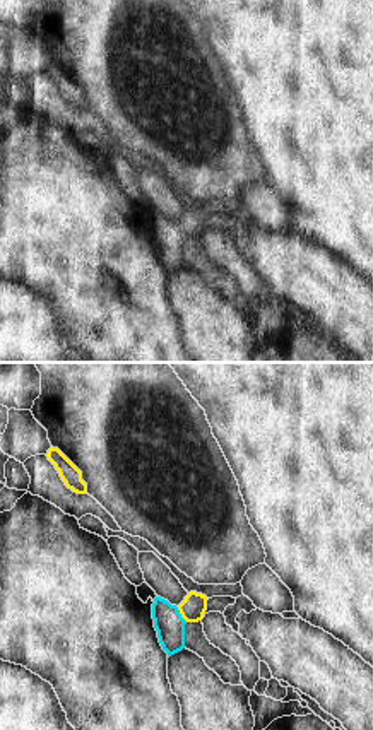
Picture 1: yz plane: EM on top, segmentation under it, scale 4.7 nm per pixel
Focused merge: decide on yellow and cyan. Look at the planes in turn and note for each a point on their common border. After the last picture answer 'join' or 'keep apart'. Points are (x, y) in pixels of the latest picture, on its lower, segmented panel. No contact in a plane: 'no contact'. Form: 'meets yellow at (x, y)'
meets yellow at (180, 612)

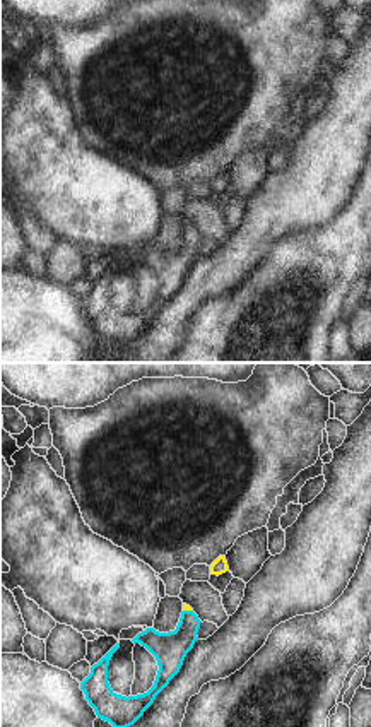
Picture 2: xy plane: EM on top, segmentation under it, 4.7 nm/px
meets yellow at (188, 609)

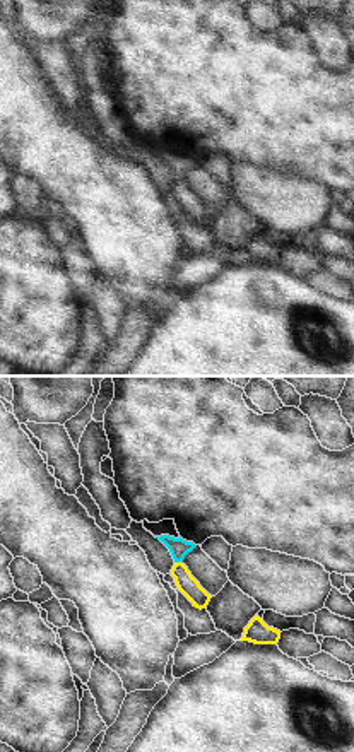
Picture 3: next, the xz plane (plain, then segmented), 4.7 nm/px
meets yellow at (178, 563)

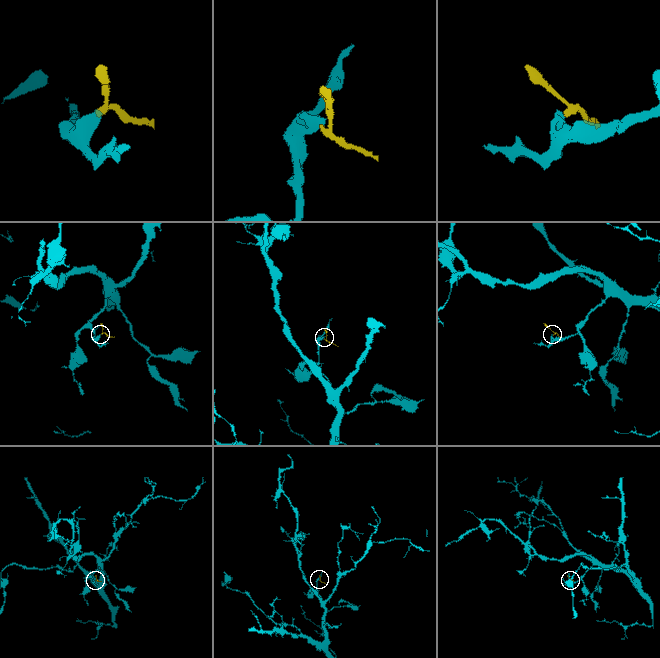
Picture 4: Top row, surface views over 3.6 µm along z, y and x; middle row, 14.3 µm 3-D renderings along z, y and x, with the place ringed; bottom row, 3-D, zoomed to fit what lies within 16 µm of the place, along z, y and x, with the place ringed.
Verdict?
join

